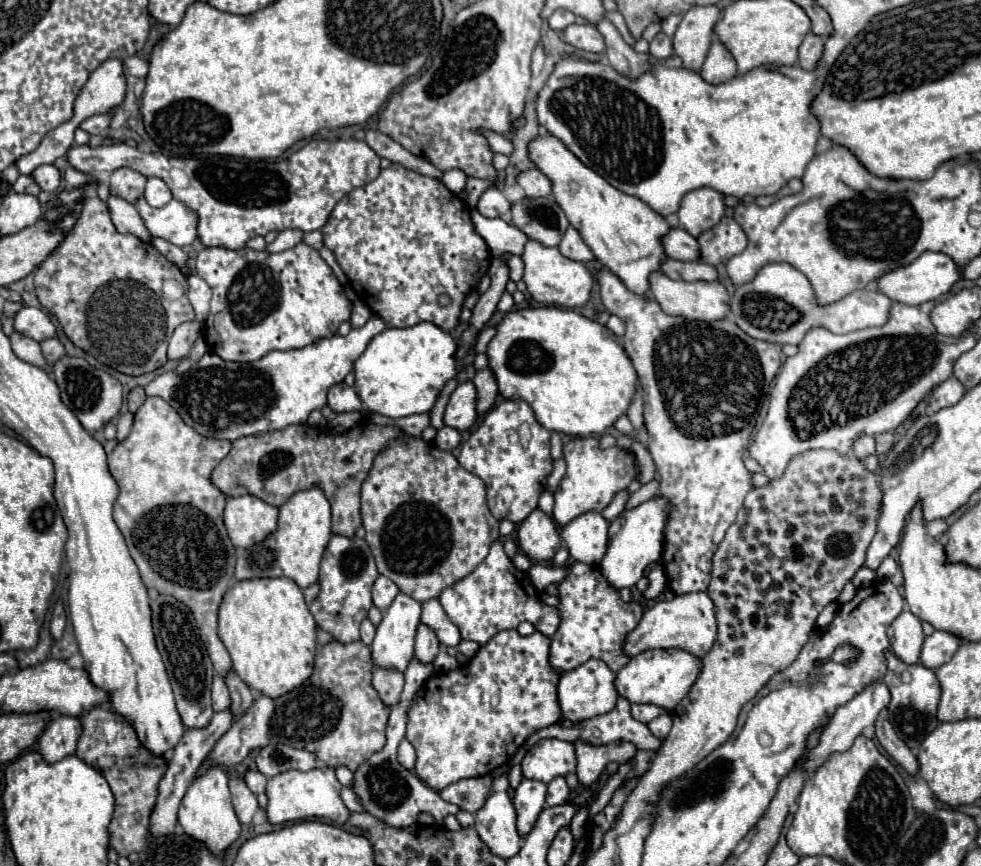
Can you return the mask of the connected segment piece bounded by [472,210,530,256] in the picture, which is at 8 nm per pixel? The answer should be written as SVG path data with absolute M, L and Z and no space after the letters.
M472 210L472 222L476 232L486 240L490 252L496 254L522 254L524 244L530 240L522 230L504 222L502 218L486 218L478 210Z

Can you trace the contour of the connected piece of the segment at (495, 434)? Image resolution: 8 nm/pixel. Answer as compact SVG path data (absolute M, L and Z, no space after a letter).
M500 400L460 446L458 462L462 468L484 480L488 506L496 520L508 518L518 524L538 508L538 498L554 466L554 460L550 458L550 436L552 434L536 422L526 404Z

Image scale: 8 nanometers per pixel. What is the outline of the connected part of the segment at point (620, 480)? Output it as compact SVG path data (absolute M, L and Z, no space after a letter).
M572 438L564 446L564 460L568 464L566 474L554 492L554 522L560 526L566 526L570 520L584 512L602 512L614 498L614 494L622 492L638 474L636 460L632 452L622 450L618 446L612 446L608 450L598 448L598 438Z

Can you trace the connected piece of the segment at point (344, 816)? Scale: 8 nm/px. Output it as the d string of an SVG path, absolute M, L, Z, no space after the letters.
M312 768L308 772L300 770L286 770L268 780L266 794L268 794L268 822L270 824L284 824L292 820L306 820L306 818L326 818L336 824L346 824L350 818L350 810L344 806L340 798L342 784L338 782L334 768Z

